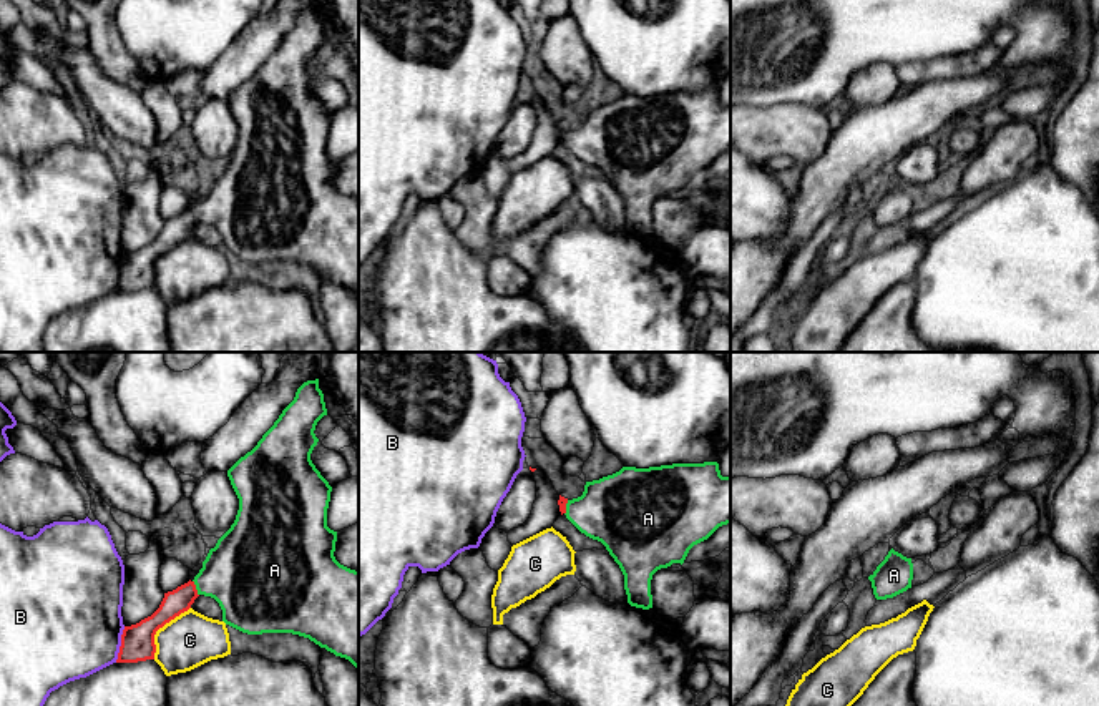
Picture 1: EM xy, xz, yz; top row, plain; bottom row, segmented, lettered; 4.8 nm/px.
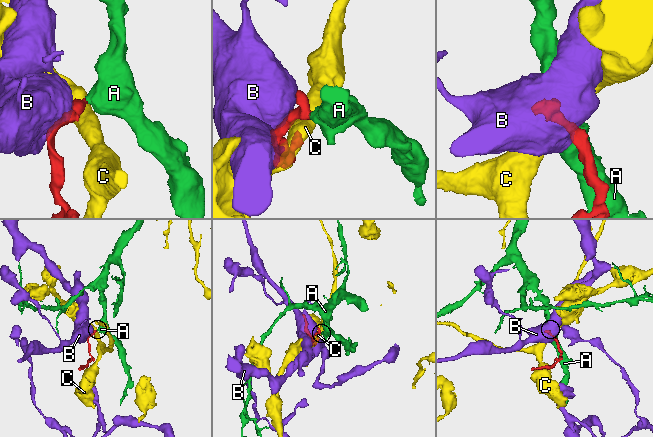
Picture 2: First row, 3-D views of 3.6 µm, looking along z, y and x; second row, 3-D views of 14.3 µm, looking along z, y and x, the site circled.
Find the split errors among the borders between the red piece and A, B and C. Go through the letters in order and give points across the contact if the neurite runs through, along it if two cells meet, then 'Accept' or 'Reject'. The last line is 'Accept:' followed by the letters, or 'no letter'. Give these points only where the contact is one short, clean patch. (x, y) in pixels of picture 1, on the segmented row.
A: Path across: xy (180, 600), (195, 588), (229, 573), (243, 572). Accept
B: Reject
C: Boundary: xy (190, 607), (156, 632), (153, 658). Reject
Accept: A

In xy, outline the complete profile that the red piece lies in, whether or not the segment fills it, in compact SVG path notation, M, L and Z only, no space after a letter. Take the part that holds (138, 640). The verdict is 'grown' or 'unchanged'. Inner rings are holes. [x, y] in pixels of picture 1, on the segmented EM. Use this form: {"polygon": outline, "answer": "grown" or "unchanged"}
{"polygon": "M319 379L304 382L257 445L227 470L239 498L231 528L209 550L193 581L164 593L151 616L125 626L116 663L154 659L156 631L204 595L219 603L222 621L242 633L299 635L359 669L359 571L334 556L337 532L327 527L332 487L310 460L319 442L314 430L324 415Z", "answer": "grown"}

